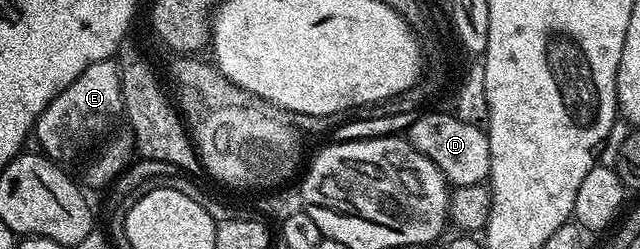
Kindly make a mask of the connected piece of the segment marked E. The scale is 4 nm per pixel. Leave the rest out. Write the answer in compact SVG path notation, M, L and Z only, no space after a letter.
M116 60L91 63L37 117L35 136L41 144L41 153L58 163L73 161L84 149L89 149L105 133L105 128L123 113L121 103L121 76Z

